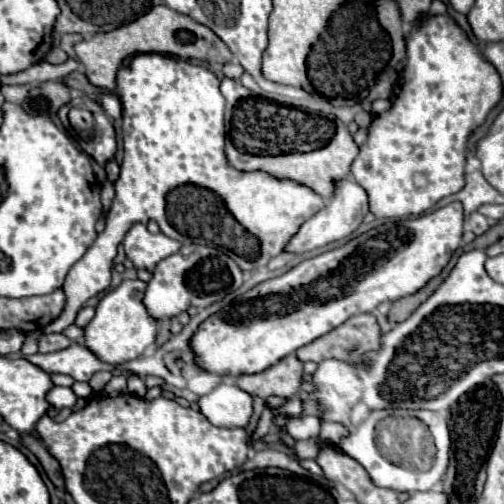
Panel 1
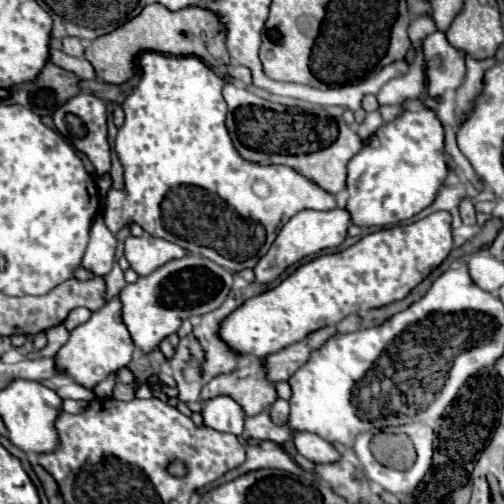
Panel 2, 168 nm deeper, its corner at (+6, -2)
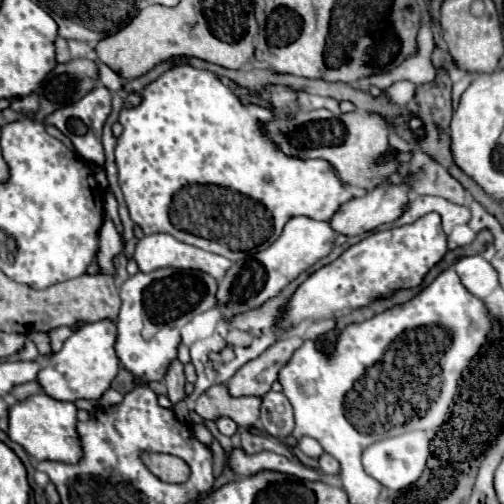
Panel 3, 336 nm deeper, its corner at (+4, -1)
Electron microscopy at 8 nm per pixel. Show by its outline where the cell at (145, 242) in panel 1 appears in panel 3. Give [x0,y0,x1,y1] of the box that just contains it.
[134,233,232,279]

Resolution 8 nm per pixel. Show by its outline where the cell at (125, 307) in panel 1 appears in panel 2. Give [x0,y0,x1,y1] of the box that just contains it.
[56,298,136,388]

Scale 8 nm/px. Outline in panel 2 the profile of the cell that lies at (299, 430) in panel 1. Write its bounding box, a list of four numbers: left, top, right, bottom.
[292,432,340,464]

